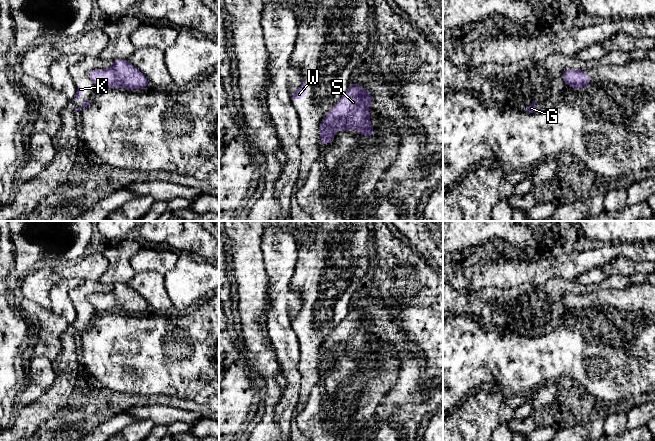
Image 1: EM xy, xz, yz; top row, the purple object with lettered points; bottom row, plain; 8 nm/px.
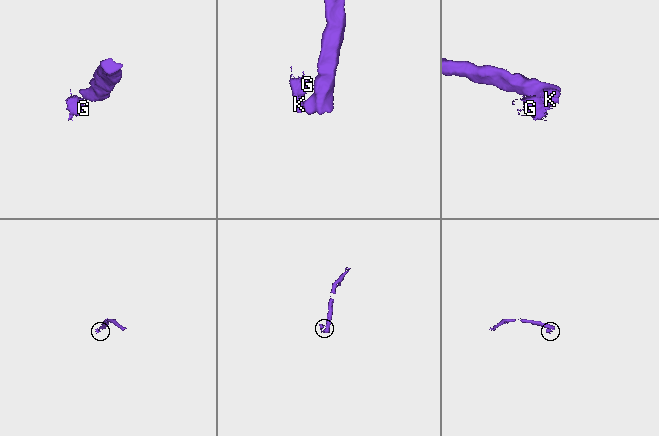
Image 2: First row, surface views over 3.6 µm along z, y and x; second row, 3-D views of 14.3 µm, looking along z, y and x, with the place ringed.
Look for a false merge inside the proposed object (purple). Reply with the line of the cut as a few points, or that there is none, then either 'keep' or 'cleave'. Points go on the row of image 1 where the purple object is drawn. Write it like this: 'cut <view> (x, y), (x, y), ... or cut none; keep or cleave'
cut yz (574, 88), (577, 89); cleave

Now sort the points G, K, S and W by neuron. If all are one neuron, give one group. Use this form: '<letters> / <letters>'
G K W / S

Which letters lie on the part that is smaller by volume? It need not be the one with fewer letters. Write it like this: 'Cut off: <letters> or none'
Cut off: G, K, W

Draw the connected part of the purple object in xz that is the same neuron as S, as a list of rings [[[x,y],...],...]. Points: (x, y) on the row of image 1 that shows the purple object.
[[[349,83],[347,92],[327,112],[319,124],[320,143],[328,145],[334,134],[341,129],[355,130],[366,138],[373,136],[373,125],[370,122],[370,102],[374,98],[358,83]]]

